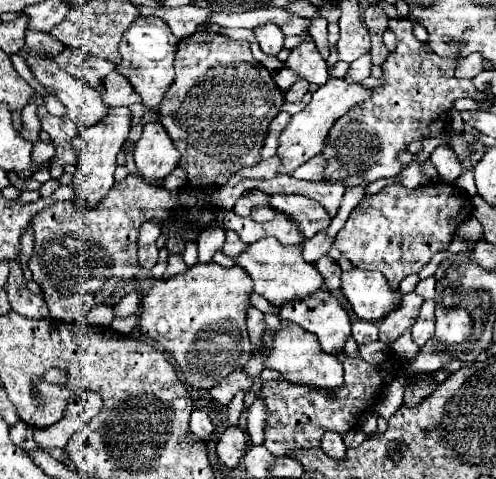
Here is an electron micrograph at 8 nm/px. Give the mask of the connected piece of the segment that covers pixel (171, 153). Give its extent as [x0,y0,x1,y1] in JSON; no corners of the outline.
[133,122,181,186]

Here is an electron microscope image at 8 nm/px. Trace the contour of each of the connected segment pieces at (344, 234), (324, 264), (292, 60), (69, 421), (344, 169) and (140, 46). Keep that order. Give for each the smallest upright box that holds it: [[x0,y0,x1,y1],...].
[[335,182,471,292],[315,256,341,292],[283,42,329,86],[33,406,89,448],[323,18,477,186],[115,16,179,112]]

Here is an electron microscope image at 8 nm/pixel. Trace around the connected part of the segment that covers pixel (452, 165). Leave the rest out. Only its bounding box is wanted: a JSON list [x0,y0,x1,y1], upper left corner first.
[431,146,461,182]

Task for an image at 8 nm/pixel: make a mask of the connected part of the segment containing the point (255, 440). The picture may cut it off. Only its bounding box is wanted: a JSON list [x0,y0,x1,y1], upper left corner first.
[247,400,265,444]

